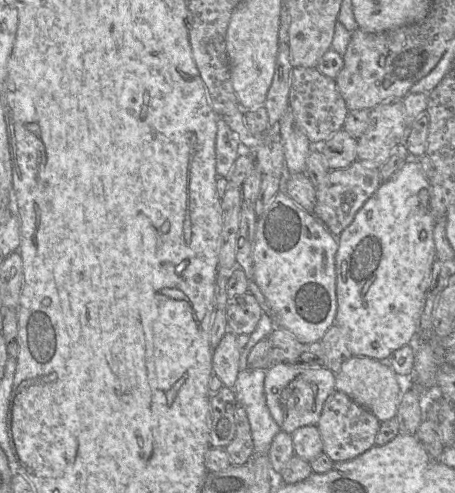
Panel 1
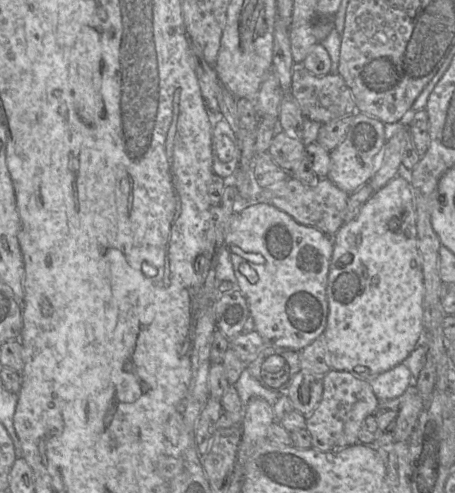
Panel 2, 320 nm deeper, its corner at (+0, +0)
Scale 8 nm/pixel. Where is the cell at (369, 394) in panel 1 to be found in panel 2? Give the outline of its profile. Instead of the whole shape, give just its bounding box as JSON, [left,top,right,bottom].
[369,363,411,401]

